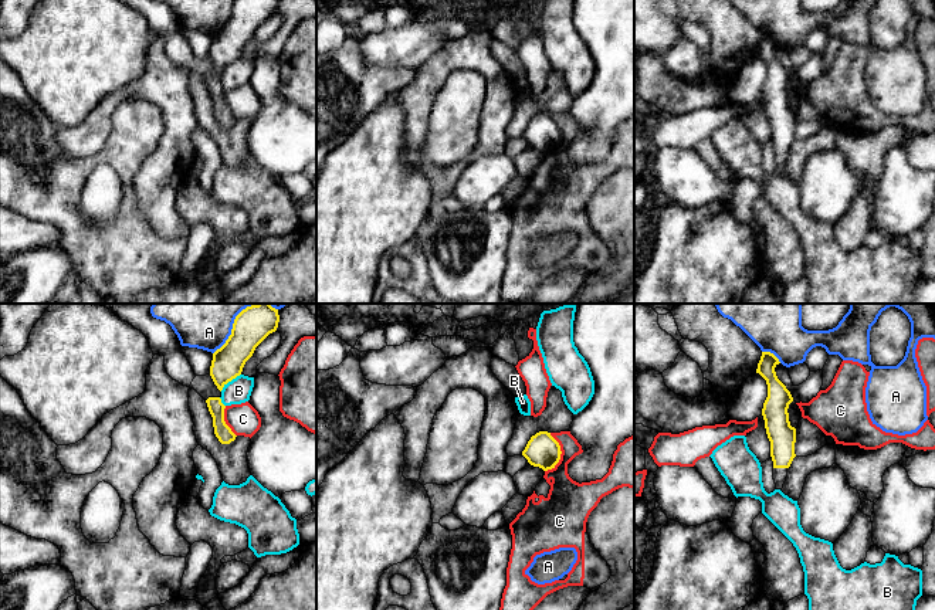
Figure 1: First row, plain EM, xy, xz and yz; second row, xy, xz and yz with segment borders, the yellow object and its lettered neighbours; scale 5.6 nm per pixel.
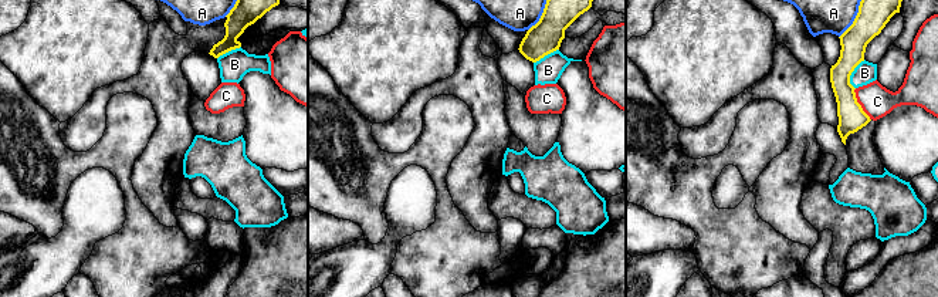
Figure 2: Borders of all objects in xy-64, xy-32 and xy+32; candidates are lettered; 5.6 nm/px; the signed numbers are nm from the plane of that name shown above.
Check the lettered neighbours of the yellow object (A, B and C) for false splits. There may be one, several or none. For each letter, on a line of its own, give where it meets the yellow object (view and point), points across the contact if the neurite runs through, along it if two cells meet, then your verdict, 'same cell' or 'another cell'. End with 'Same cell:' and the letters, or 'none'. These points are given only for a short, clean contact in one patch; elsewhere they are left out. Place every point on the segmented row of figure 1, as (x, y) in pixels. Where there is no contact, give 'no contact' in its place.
A: yz (772, 353) | another cell
B: xy (230, 380) | along xy (240, 373), (220, 390) | another cell
C: xz (561, 453) | along xz (549, 433), (559, 446), (561, 458), (545, 471) | another cell
Same cell: none

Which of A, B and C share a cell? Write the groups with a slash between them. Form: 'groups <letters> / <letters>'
groups A / B / C

